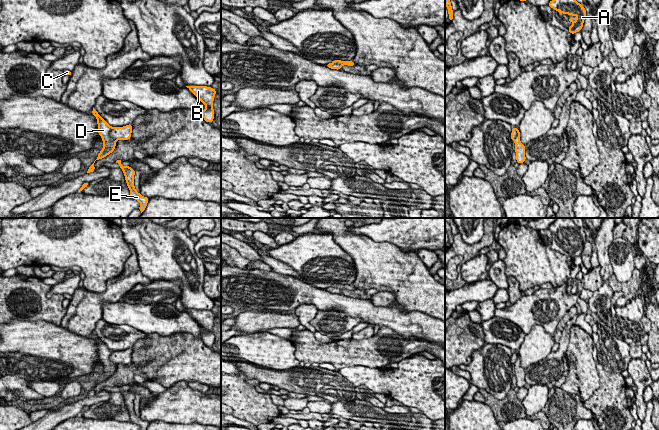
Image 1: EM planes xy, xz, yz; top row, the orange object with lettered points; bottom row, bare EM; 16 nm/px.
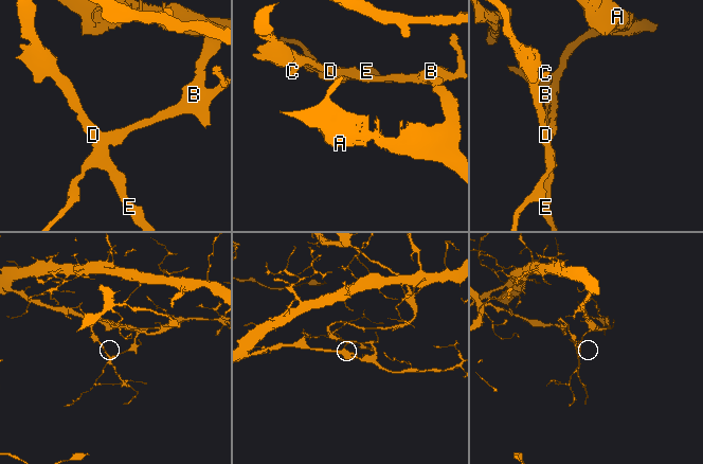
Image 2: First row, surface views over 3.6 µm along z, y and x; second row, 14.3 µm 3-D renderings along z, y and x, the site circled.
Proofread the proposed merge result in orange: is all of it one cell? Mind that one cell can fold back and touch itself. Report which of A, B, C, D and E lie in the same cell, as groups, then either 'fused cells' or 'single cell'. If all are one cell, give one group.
groups A B / C D E; fused cells

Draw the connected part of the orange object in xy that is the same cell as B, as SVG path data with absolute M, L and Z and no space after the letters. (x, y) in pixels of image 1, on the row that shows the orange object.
M186 86L207 108L201 112L202 117L208 123L214 120L213 101L216 90L207 86Z

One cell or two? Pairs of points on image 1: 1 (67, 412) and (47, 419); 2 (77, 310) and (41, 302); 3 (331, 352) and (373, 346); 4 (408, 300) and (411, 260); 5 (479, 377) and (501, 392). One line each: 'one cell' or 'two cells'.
1: one cell
2: two cells
3: one cell
4: one cell
5: one cell

